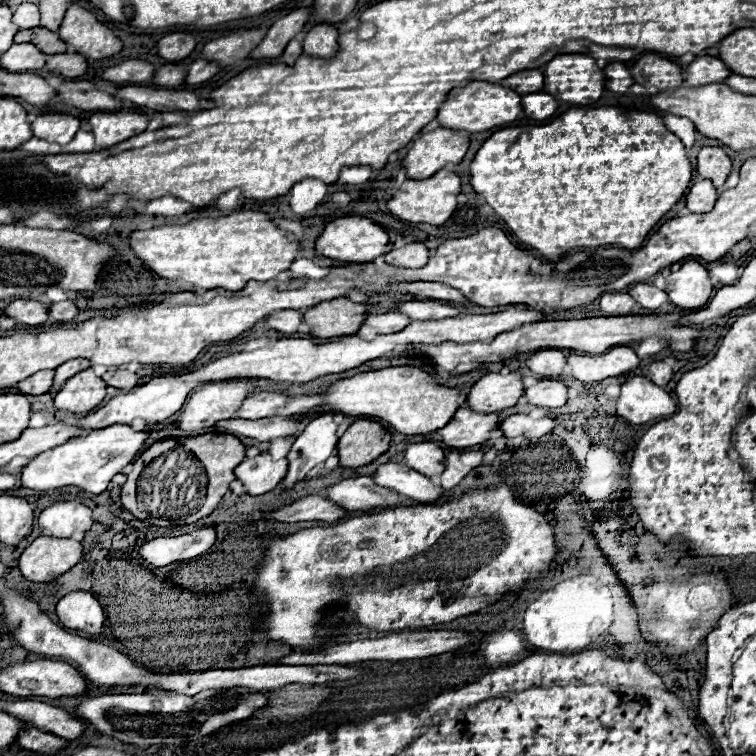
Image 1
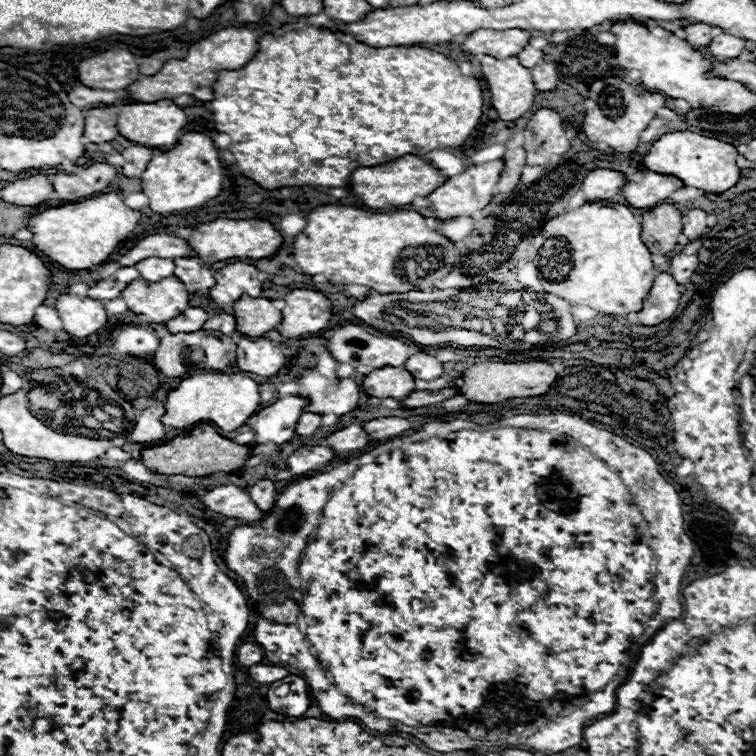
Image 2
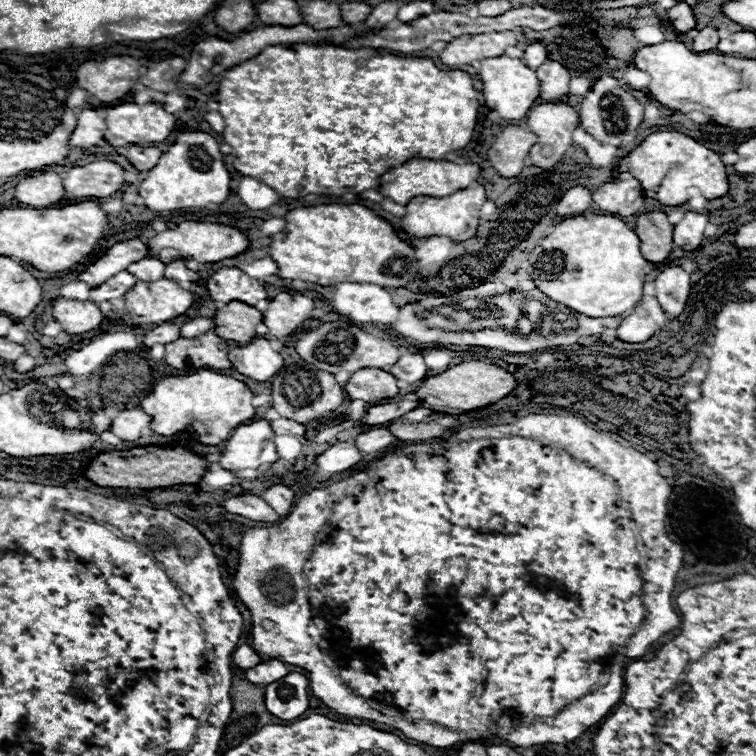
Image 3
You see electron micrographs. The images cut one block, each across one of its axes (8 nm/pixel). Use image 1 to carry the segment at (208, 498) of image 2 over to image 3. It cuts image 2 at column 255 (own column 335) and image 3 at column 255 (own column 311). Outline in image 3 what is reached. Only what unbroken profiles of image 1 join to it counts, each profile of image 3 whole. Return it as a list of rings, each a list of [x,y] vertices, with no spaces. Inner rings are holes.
[[[252,494],[234,496],[230,500],[224,500],[222,506],[232,514],[240,514],[256,522],[278,522],[280,520],[280,516],[260,496],[252,496]]]

